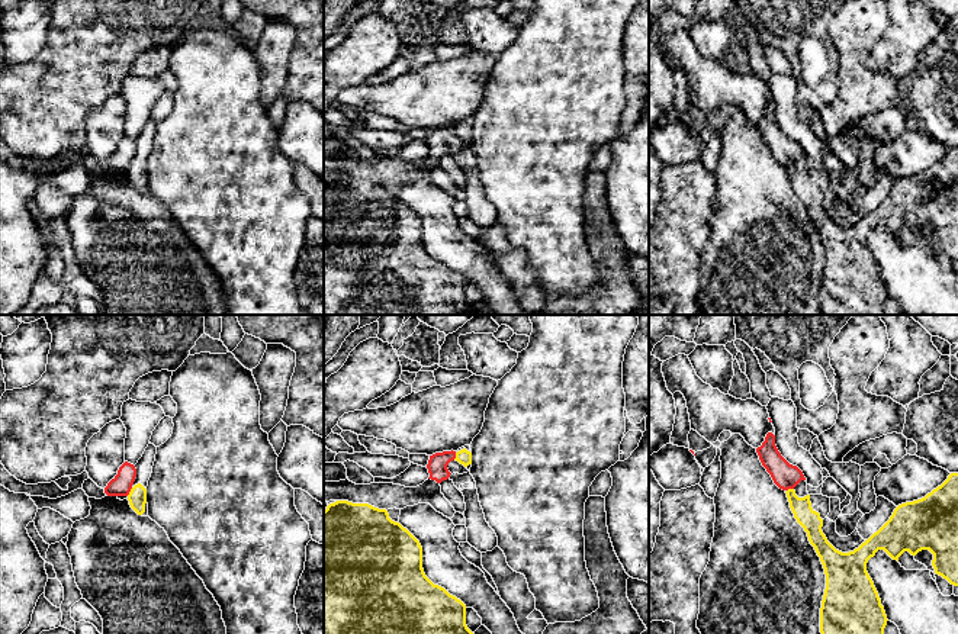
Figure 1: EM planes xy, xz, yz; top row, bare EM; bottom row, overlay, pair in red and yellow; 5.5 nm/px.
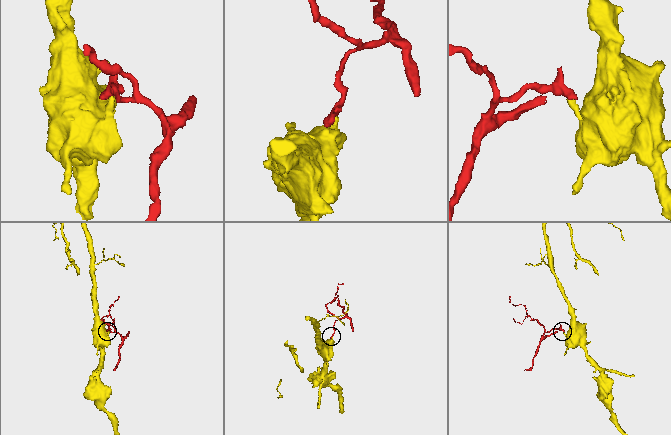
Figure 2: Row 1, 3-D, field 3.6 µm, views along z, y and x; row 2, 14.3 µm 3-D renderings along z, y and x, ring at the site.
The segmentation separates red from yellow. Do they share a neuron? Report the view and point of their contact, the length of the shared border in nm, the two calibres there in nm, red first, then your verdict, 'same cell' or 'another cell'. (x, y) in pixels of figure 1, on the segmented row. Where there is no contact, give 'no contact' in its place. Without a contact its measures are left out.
contact xy (129, 491); length 60 nm; calibres 110 and 100 nm; another cell

